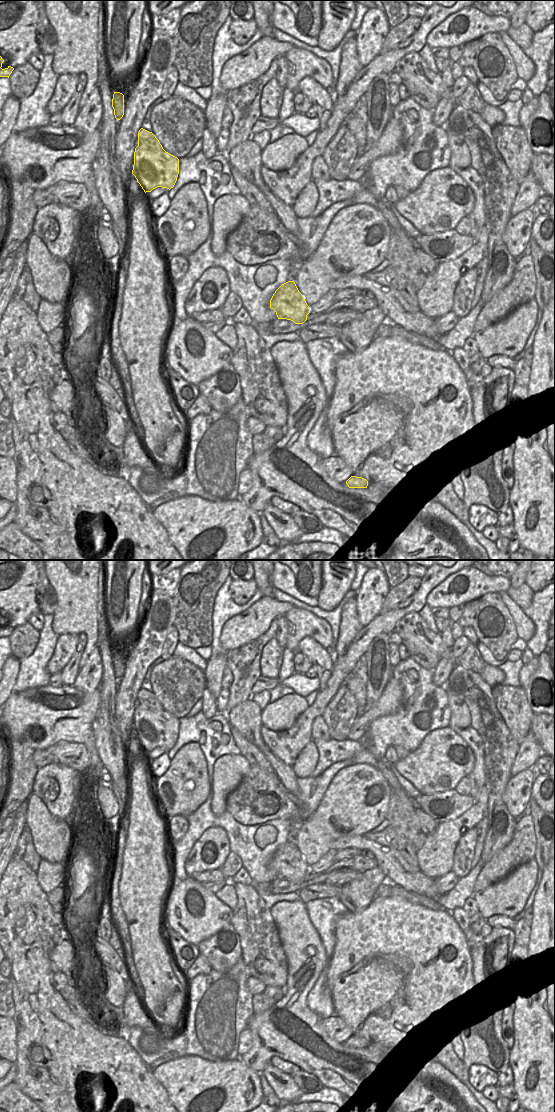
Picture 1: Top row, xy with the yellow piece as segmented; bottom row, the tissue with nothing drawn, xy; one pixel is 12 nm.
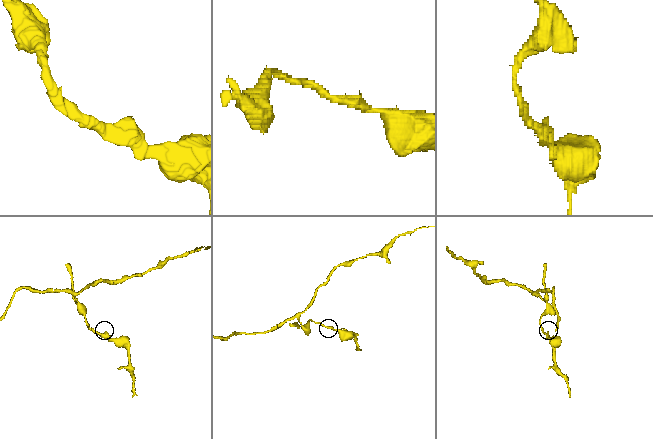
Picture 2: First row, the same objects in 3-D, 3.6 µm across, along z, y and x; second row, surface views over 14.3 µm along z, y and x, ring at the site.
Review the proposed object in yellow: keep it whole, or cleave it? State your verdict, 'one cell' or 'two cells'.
two cells

